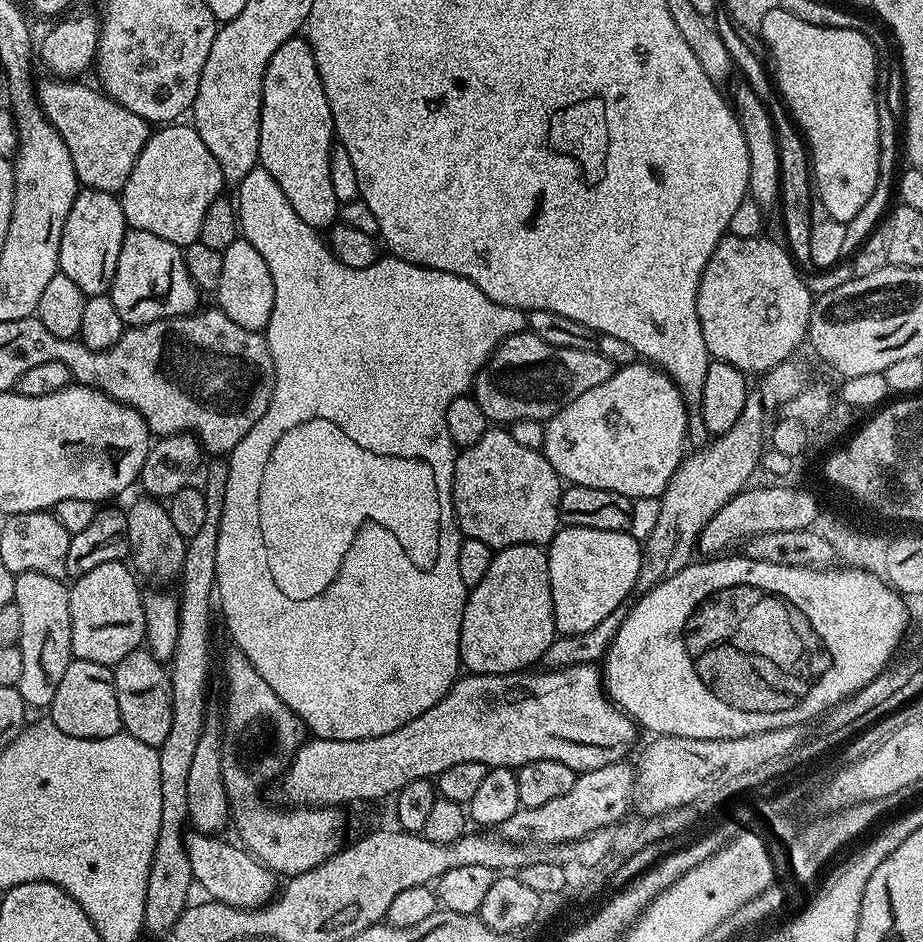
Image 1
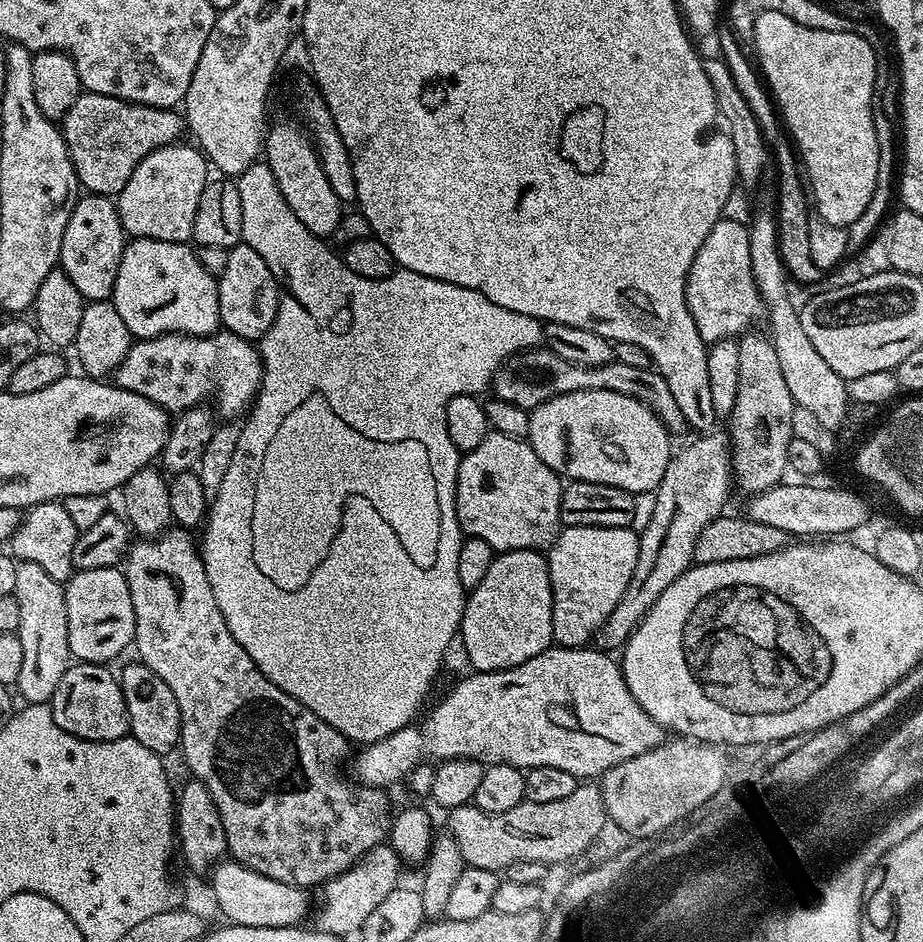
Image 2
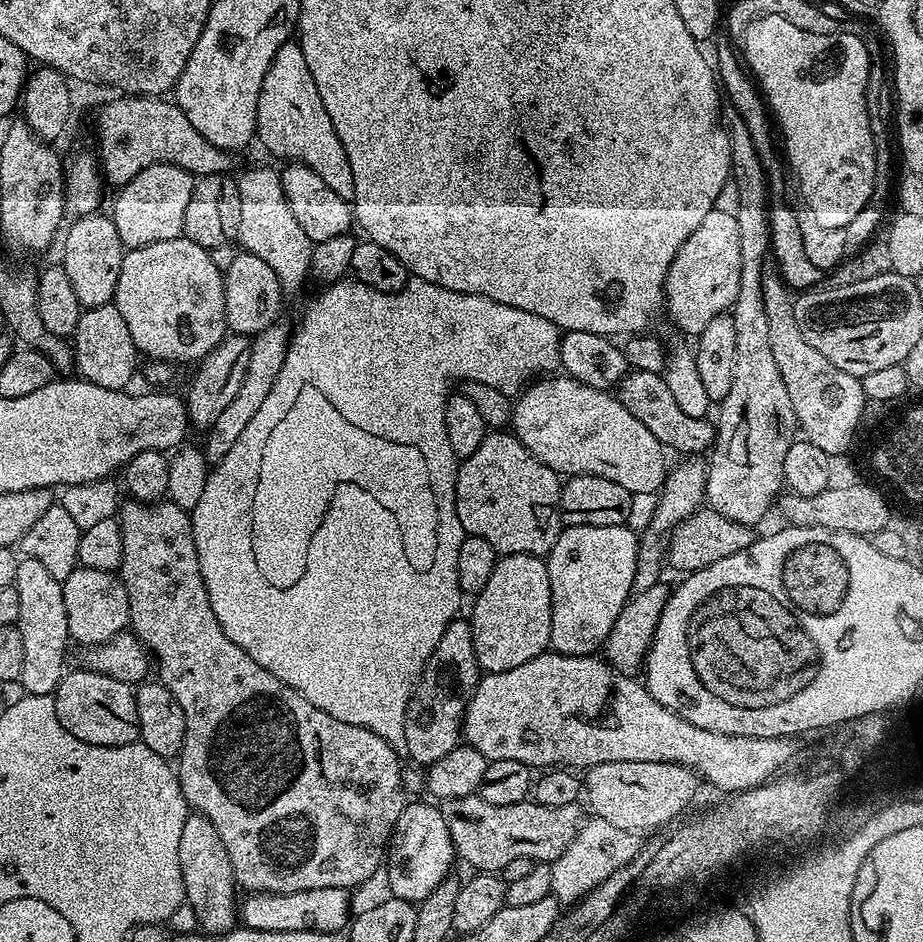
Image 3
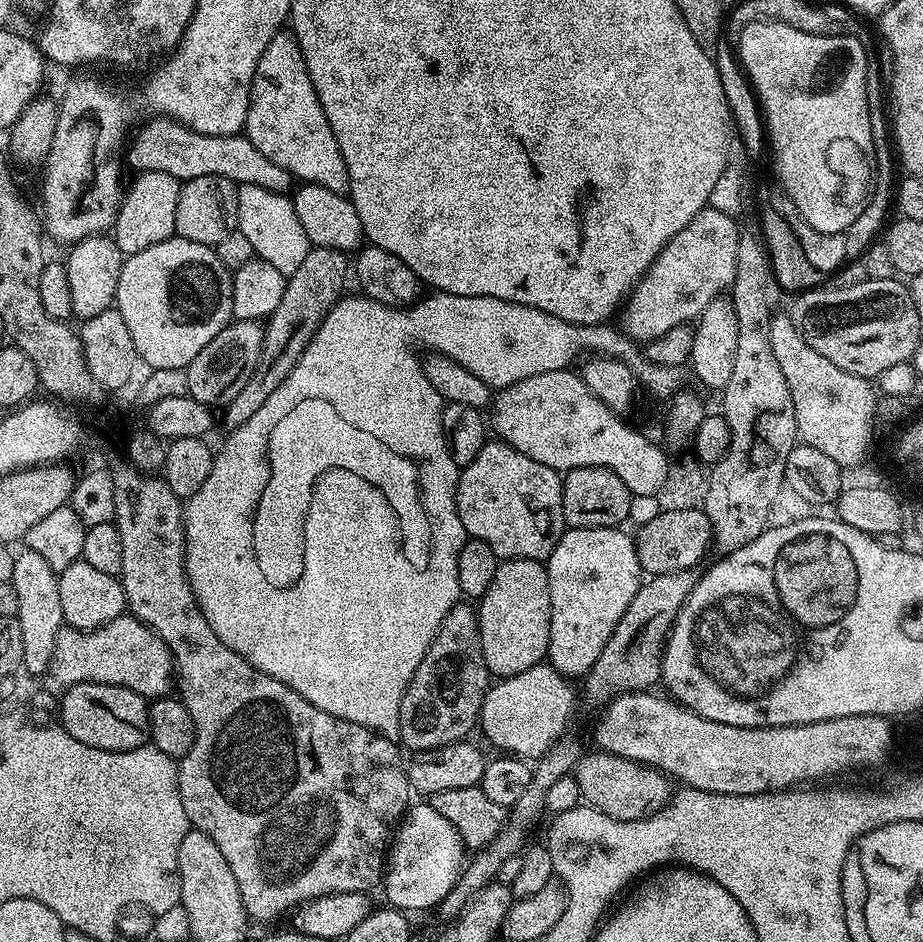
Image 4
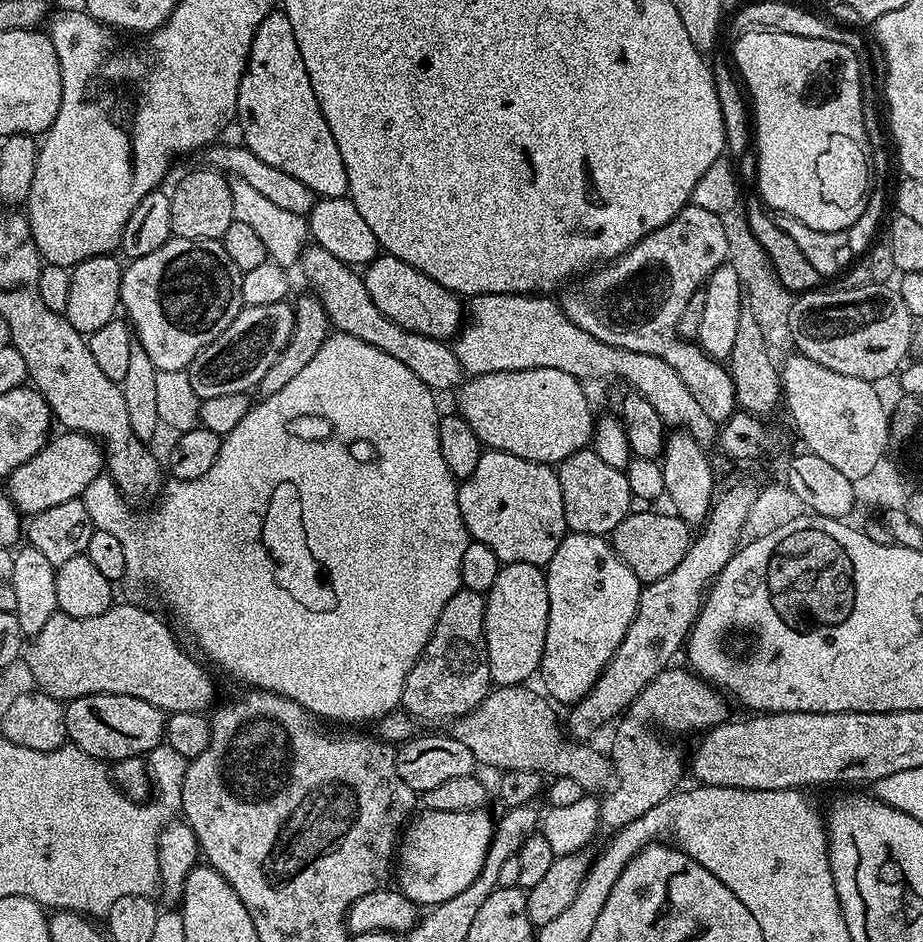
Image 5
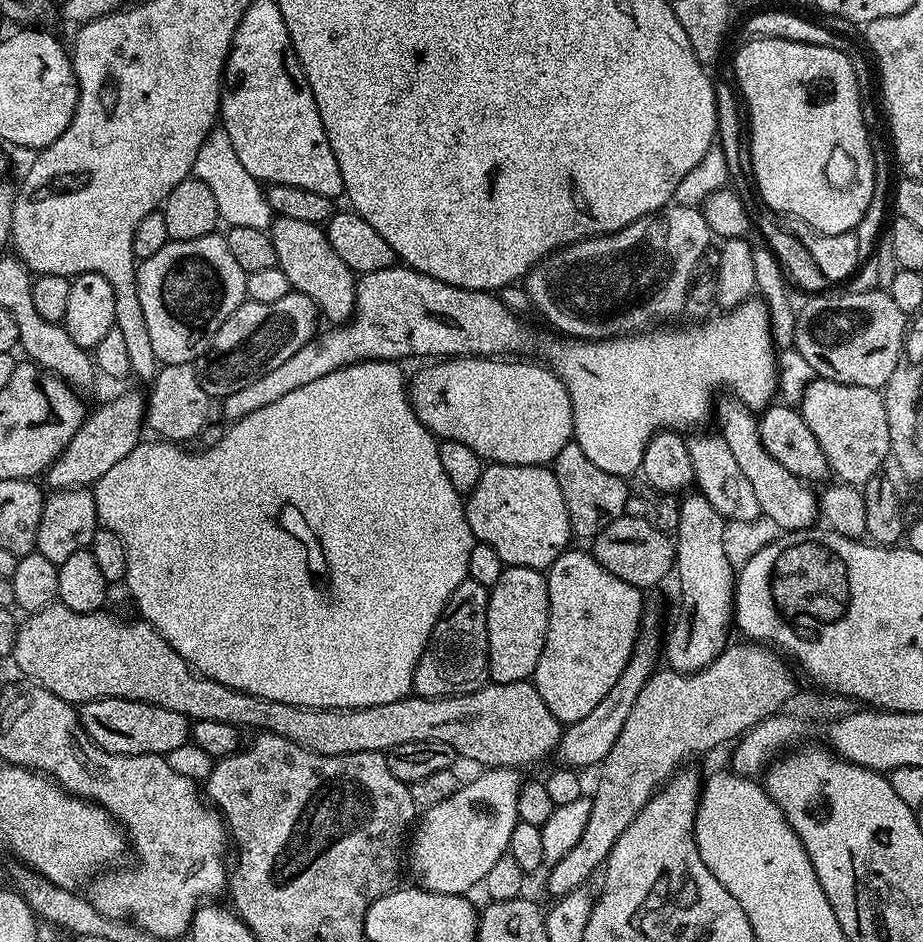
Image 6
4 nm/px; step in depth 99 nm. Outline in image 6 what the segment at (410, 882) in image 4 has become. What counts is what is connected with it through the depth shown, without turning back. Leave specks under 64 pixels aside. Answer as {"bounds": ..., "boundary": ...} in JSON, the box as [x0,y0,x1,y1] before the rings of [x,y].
{"bounds":[410,768,522,896],"boundary":[[[490,768],[481,773],[469,784],[468,781],[461,783],[457,792],[446,798],[446,802],[438,802],[438,806],[423,809],[415,825],[410,840],[412,872],[416,875],[415,883],[428,892],[455,896],[471,893],[471,888],[483,882],[486,874],[490,874],[490,869],[494,867],[494,862],[498,862],[498,858],[505,856],[508,851],[510,834],[514,834],[514,826],[520,818],[518,794],[522,785],[521,773],[514,768]]]}

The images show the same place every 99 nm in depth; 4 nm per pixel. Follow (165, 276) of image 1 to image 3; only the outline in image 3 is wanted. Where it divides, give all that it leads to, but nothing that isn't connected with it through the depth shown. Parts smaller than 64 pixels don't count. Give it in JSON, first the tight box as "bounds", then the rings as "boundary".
{"bounds":[114,235,226,362],"boundary":[[[185,235],[125,251],[114,303],[118,314],[122,314],[122,319],[126,321],[130,338],[134,338],[137,353],[144,355],[145,352],[152,356],[148,358],[156,362],[199,362],[207,352],[214,350],[226,335],[223,271],[214,266],[214,258],[209,249],[198,246]]]}

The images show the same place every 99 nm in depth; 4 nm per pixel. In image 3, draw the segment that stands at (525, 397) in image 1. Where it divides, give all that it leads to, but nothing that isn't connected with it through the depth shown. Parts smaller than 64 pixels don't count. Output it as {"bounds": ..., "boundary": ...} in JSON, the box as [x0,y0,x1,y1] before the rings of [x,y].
{"bounds":[618,371,716,454],"boundary":[[[629,371],[618,385],[618,399],[626,410],[630,410],[630,414],[638,418],[638,422],[642,422],[642,426],[646,426],[646,430],[650,430],[650,434],[654,434],[654,438],[658,438],[665,449],[684,452],[680,454],[704,454],[700,452],[707,453],[715,445],[716,424],[708,418],[690,418],[690,414],[682,411],[678,402],[674,402],[674,394],[670,394],[670,386],[661,373]]]}

